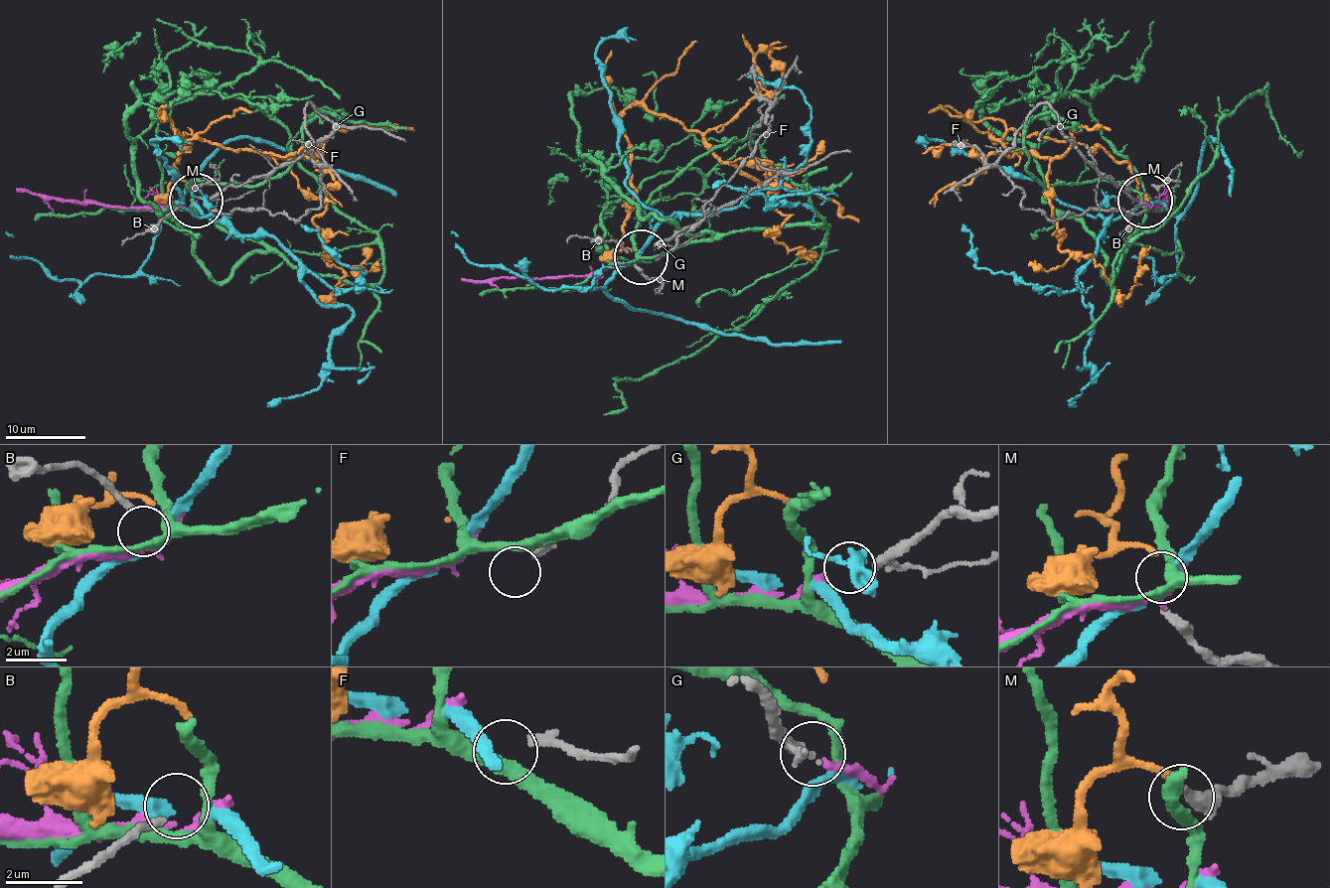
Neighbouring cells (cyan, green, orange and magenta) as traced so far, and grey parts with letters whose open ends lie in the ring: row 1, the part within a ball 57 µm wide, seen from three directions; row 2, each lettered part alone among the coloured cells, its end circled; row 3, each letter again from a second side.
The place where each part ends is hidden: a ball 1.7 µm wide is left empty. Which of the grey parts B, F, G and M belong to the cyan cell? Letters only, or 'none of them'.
B

